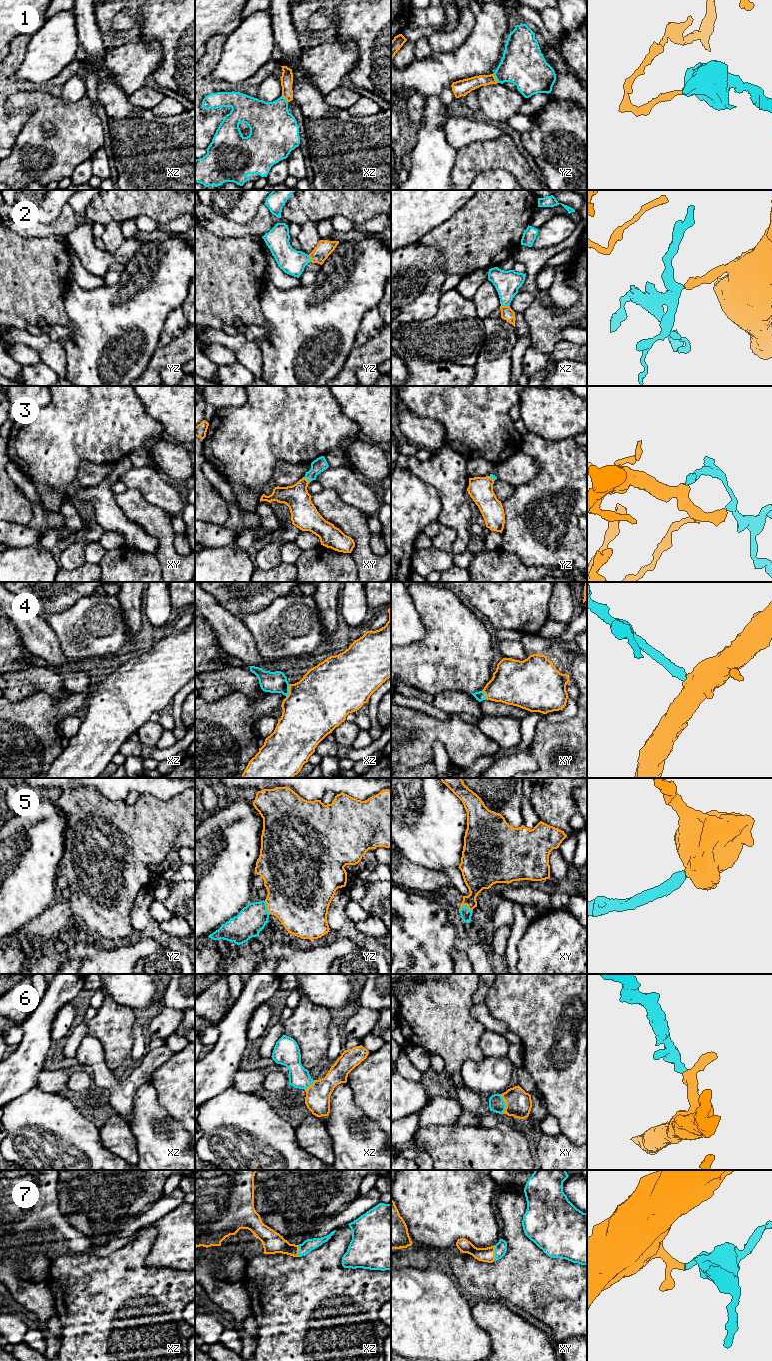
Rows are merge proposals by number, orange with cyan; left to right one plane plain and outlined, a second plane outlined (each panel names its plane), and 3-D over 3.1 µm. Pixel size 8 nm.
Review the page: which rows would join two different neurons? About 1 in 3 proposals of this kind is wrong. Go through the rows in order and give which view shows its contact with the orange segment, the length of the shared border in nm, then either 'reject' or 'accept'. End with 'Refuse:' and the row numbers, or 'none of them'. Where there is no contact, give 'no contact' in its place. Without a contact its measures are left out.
1: contact in yz; length 90 nm; reject
2: contact in xz; length 70 nm; accept
3: contact in xy; length 60 nm; accept
4: contact in xz; length 120 nm; accept
5: contact in xy; length 110 nm; accept
6: contact in xy; length 160 nm; accept
7: contact in xy; length 130 nm; accept
Refuse: 1

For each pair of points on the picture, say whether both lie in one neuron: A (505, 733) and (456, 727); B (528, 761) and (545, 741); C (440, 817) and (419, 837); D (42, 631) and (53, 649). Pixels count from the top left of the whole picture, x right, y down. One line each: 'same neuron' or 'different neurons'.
A: different neurons
B: different neurons
C: same neuron
D: same neuron

